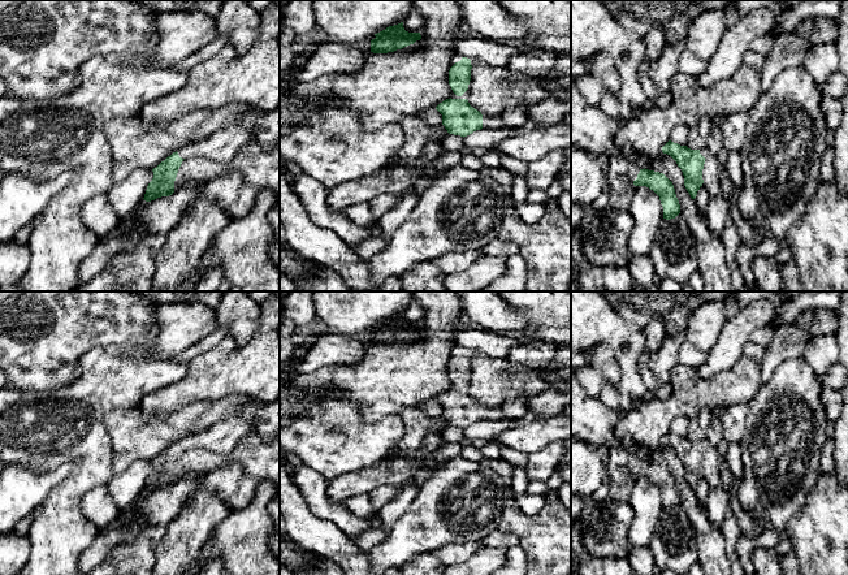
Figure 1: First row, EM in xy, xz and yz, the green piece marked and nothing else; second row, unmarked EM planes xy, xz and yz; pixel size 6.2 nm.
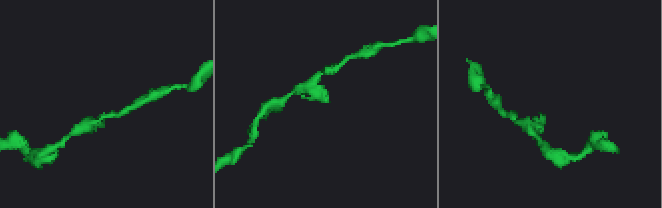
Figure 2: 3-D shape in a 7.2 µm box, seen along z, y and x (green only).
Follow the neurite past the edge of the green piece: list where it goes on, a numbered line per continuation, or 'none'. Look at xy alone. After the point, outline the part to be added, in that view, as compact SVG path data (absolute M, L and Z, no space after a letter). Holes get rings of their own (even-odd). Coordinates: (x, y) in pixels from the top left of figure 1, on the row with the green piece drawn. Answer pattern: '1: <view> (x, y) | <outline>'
1: xy (221, 146) | M228 126L219 129L211 135L202 138L198 142L192 142L185 147L177 150L179 157L204 157L219 164L226 164L234 161L238 151L251 139L254 135L235 126Z

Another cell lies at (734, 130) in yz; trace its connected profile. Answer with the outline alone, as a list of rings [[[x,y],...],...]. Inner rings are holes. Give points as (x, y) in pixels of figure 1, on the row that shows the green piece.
[[[734,112],[727,116],[723,126],[723,147],[726,150],[739,152],[747,142],[748,112]]]

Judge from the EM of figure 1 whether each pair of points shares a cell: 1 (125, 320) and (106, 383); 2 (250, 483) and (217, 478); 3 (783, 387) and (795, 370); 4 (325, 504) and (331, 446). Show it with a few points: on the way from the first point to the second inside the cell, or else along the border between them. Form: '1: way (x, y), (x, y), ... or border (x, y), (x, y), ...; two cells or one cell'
1: border (130, 344), (100, 345), (87, 351); two cells
2: way (242, 483), (225, 481); one cell
3: way (787, 383), (795, 374); one cell
4: border (303, 463), (316, 470), (328, 481); two cells

